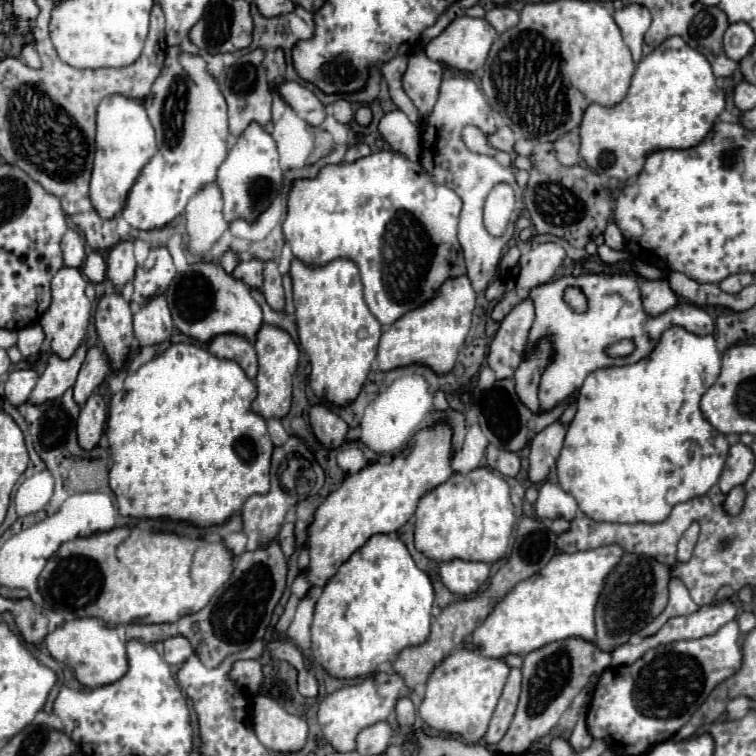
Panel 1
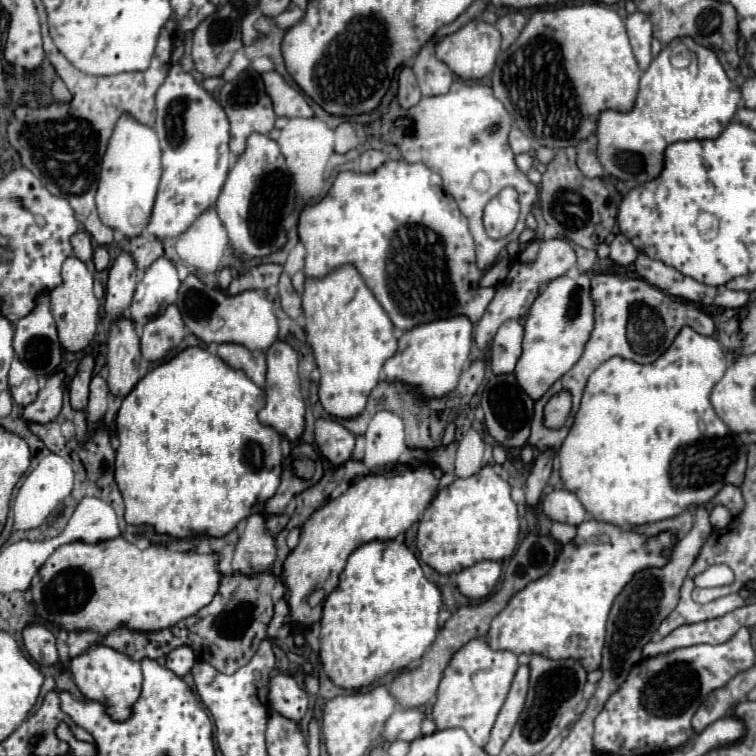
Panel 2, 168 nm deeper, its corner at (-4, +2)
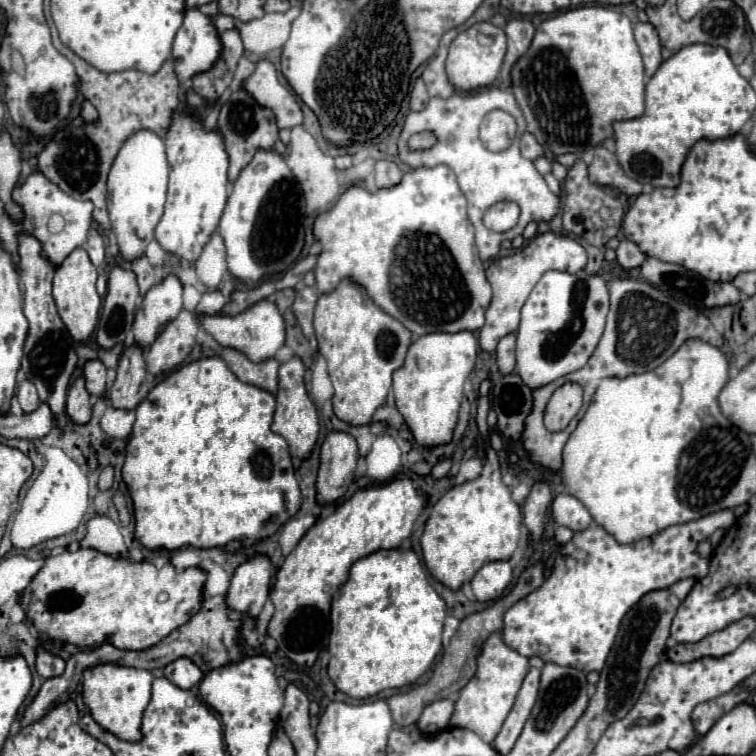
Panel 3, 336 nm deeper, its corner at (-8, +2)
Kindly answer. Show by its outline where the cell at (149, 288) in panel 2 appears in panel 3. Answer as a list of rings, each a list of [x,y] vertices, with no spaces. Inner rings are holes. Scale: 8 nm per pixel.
[[[170,274],[158,286],[150,288],[142,298],[134,320],[134,338],[140,348],[146,348],[156,340],[168,320],[174,320],[182,310],[182,284]]]

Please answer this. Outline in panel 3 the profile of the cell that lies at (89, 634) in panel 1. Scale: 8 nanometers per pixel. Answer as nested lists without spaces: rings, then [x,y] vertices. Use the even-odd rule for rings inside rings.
[[[98,664],[84,672],[84,704],[90,708],[90,716],[106,732],[120,736],[120,740],[136,742],[140,740],[140,724],[144,708],[150,702],[154,674],[150,670],[124,668],[118,664]]]

